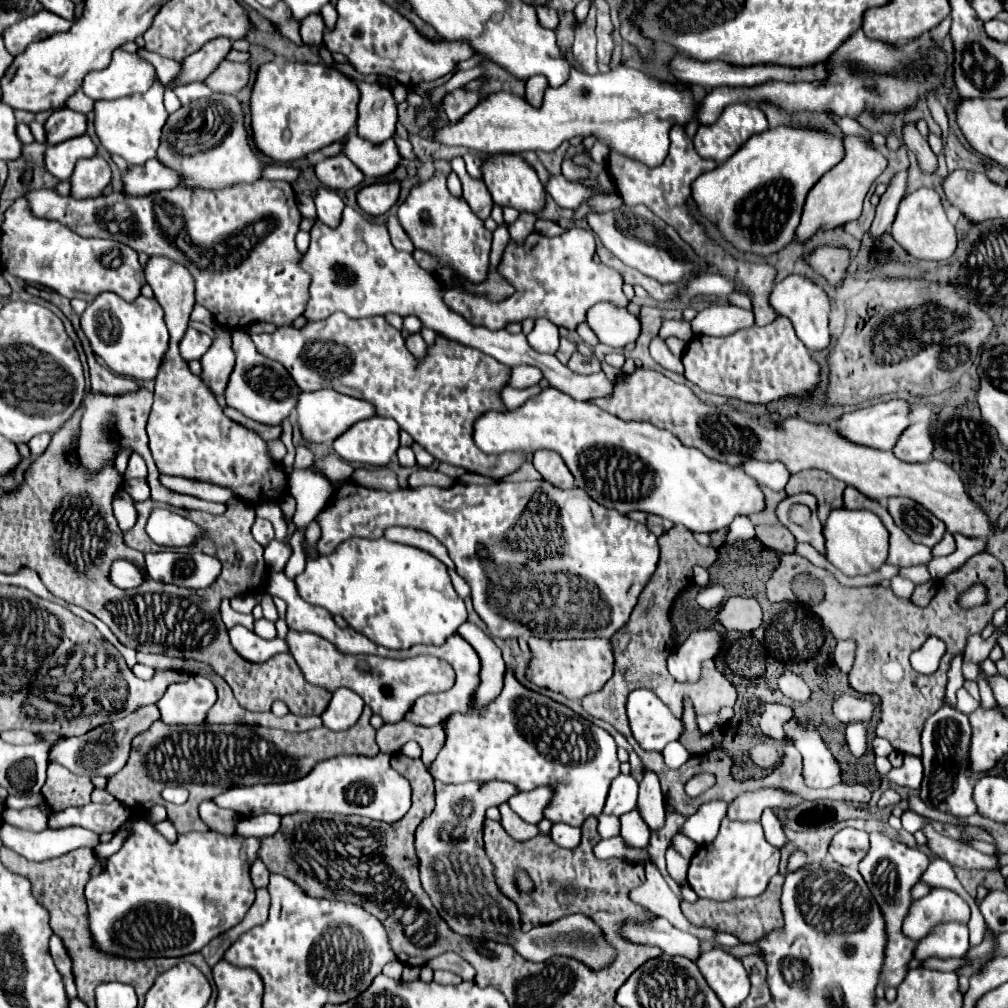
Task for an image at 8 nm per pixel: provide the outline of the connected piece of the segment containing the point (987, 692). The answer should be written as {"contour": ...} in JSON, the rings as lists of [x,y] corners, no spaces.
{"contour":[[[981,669],[979,676],[977,678],[977,684],[979,686],[980,691],[982,691],[982,701],[980,702],[980,706],[982,708],[994,708],[997,705],[996,700],[994,699],[993,693],[985,680],[986,673]]]}

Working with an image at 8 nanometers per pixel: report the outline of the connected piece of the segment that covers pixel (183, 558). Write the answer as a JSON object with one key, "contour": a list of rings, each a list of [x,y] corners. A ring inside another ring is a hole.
{"contour":[[[150,552],[146,554],[146,572],[160,582],[208,588],[220,574],[220,562],[202,552]]]}

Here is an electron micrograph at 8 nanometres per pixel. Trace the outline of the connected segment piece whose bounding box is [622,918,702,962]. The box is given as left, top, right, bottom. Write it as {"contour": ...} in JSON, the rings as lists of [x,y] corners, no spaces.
{"contour":[[[654,918],[644,924],[624,924],[622,936],[636,940],[638,944],[656,944],[666,954],[682,956],[692,962],[702,954],[702,942],[696,936],[678,930],[664,918]]]}

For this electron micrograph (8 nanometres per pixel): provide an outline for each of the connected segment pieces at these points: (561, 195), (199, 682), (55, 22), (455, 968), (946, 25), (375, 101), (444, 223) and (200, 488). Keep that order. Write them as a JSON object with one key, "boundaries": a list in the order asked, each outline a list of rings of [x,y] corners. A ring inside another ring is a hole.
{"boundaries":[[[[554,174],[554,176],[548,178],[546,192],[554,198],[554,202],[558,206],[570,208],[570,210],[576,210],[586,198],[590,198],[590,196],[596,194],[596,192],[588,190],[586,186],[582,186],[582,184],[568,182],[562,174]]],[[[194,674],[186,682],[170,684],[156,706],[160,710],[160,720],[166,724],[202,724],[214,702],[216,702],[216,686],[206,676]]],[[[40,10],[38,14],[8,26],[2,32],[2,40],[4,40],[6,50],[12,56],[18,56],[20,52],[24,52],[24,48],[30,42],[46,40],[46,38],[50,38],[50,36],[54,36],[58,32],[70,30],[70,26],[72,26],[70,20],[66,20],[62,16],[56,16],[56,14],[48,12],[48,10]]],[[[454,952],[432,958],[426,962],[426,966],[430,966],[432,970],[450,970],[450,972],[458,974],[462,980],[474,980],[474,974],[476,974],[472,970],[472,966],[466,960],[462,960],[460,956],[454,956]]],[[[946,18],[942,24],[938,24],[934,30],[930,30],[928,32],[928,36],[932,38],[932,42],[942,42],[946,36],[948,36],[948,32],[950,32],[950,18]]],[[[358,82],[360,106],[358,106],[358,134],[374,144],[392,138],[396,126],[396,102],[392,90],[380,84]]],[[[448,160],[434,162],[434,176],[426,182],[416,184],[408,198],[398,208],[398,218],[410,240],[416,248],[436,254],[440,264],[450,264],[458,274],[466,276],[472,282],[480,282],[486,278],[488,260],[490,260],[490,244],[492,232],[488,232],[482,220],[470,210],[464,198],[456,198],[450,194],[446,186],[446,178],[452,172]]],[[[160,476],[162,486],[166,486],[172,492],[178,494],[188,494],[200,500],[210,500],[210,502],[228,502],[234,498],[232,490],[220,488],[220,486],[212,486],[206,482],[196,482],[190,478],[178,478],[178,476]]]]}

